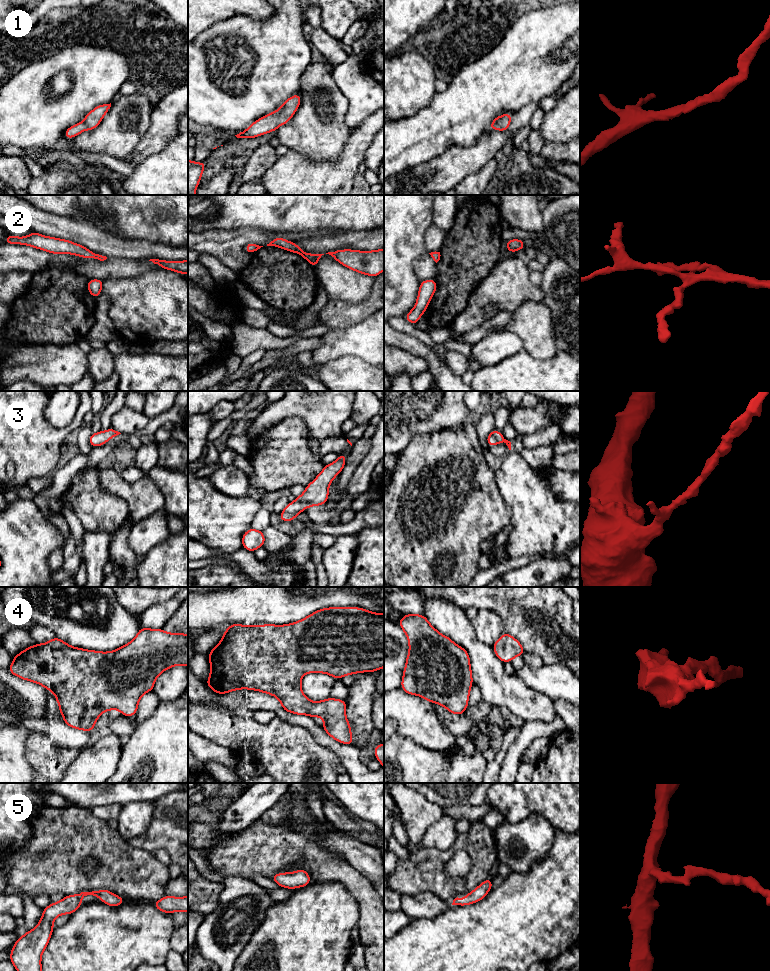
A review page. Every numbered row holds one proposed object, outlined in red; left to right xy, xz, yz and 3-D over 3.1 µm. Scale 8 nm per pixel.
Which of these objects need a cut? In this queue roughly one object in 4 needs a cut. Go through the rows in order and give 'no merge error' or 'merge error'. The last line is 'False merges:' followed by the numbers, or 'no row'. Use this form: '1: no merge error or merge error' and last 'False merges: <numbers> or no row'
1: no merge error
2: no merge error
3: no merge error
4: no merge error
5: no merge error
False merges: no row

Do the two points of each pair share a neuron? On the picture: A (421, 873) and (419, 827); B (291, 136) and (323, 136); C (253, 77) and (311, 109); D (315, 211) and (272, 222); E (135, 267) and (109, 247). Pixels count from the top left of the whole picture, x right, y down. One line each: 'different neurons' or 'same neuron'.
A: different neurons
B: same neuron
C: different neurons
D: same neuron
E: different neurons

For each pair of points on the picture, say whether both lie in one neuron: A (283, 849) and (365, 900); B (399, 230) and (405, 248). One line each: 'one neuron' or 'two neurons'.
A: one neuron
B: one neuron

